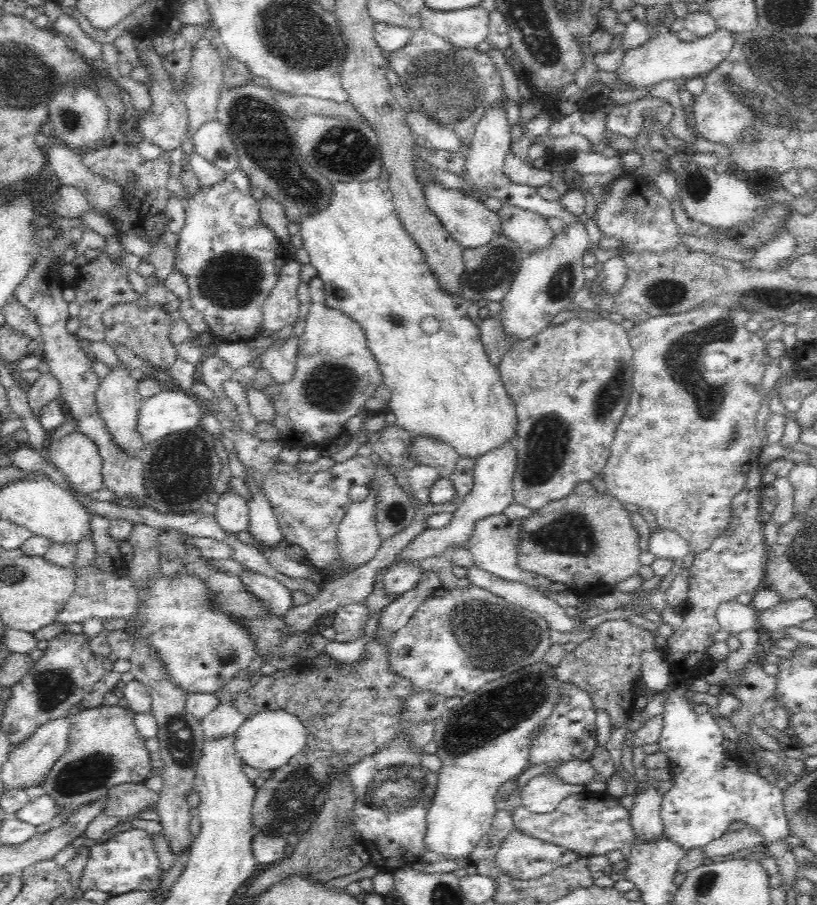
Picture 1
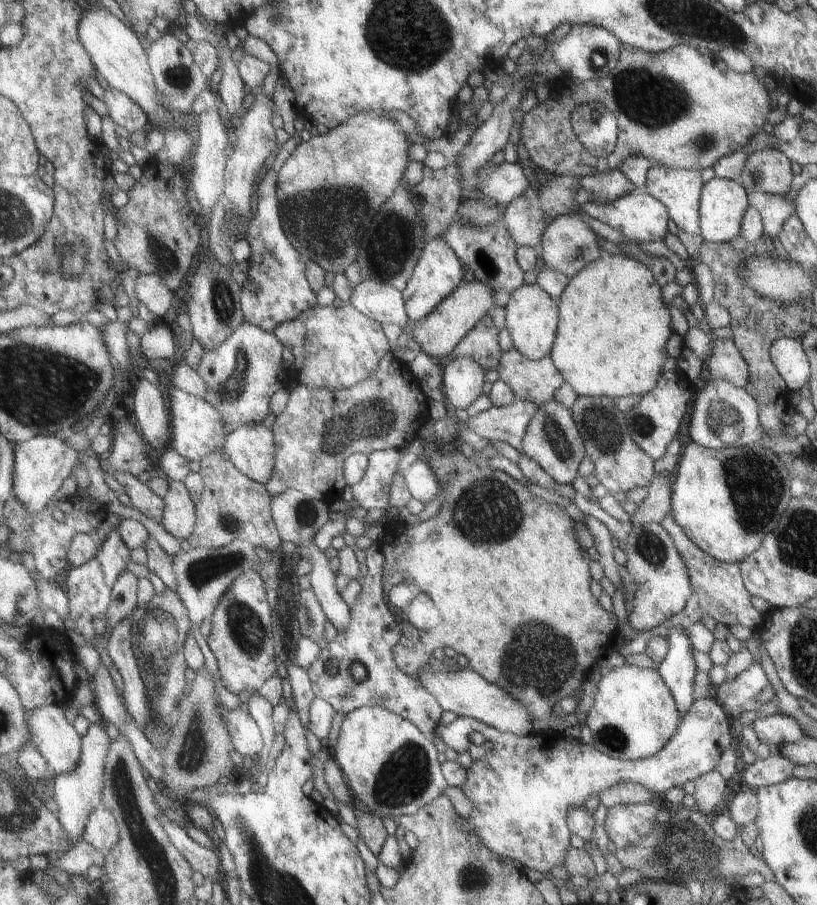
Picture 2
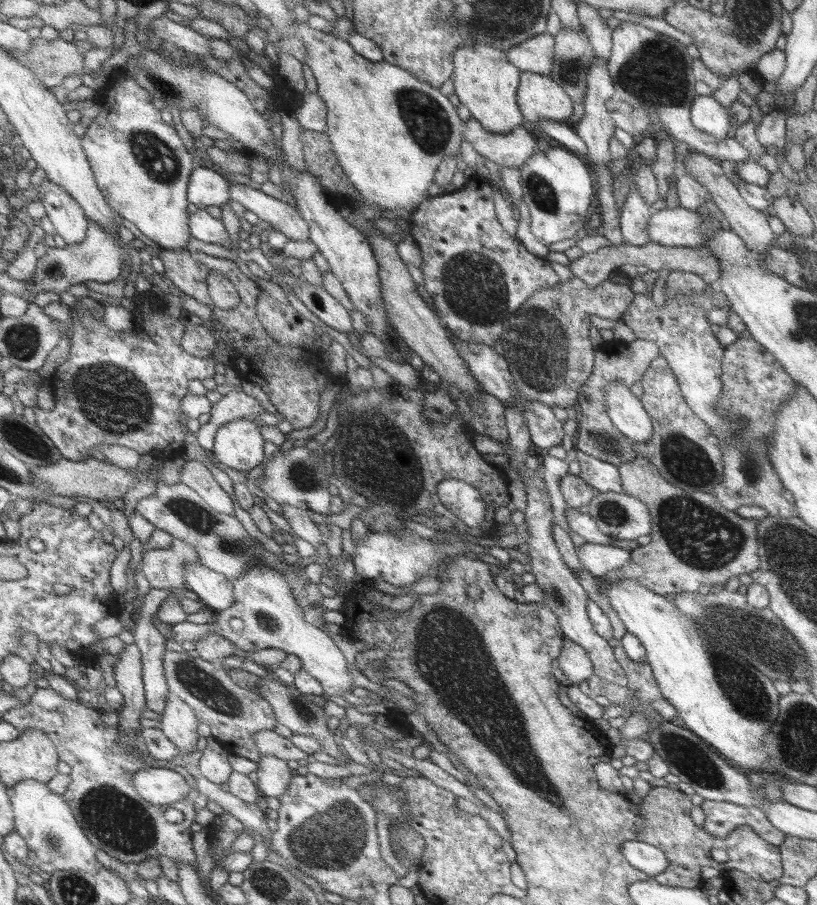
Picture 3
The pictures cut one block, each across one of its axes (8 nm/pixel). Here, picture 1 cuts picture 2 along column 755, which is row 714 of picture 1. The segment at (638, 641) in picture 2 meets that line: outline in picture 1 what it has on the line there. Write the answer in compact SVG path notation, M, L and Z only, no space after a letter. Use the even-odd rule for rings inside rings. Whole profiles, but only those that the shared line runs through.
M607 621L593 628L592 637L578 645L576 650L562 658L554 670L556 679L560 683L570 683L588 692L596 710L604 709L610 714L610 724L617 722L621 727L611 729L611 736L607 742L612 763L616 773L625 781L632 780L632 774L622 764L622 749L626 738L626 720L633 710L636 694L634 694L634 674L641 670L640 656L646 650L654 650L655 634L632 624L630 621Z

